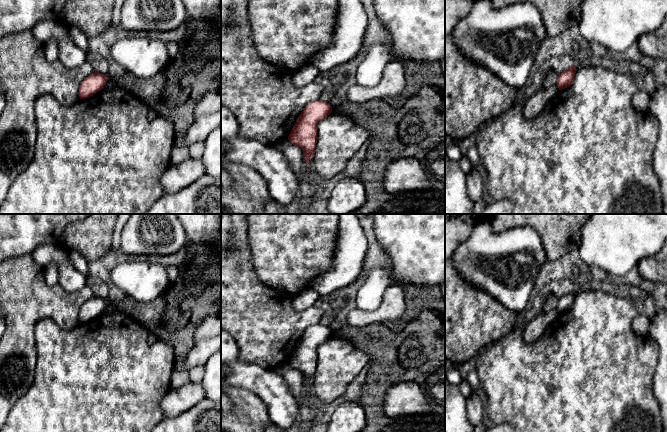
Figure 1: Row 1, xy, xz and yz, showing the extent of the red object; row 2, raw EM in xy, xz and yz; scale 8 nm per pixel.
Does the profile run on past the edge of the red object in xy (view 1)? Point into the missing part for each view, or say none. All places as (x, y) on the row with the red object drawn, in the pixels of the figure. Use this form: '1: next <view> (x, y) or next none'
1: next none

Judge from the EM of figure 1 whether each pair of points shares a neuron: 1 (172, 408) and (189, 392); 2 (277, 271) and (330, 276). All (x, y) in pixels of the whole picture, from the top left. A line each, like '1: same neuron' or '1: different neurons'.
1: same neuron
2: different neurons

